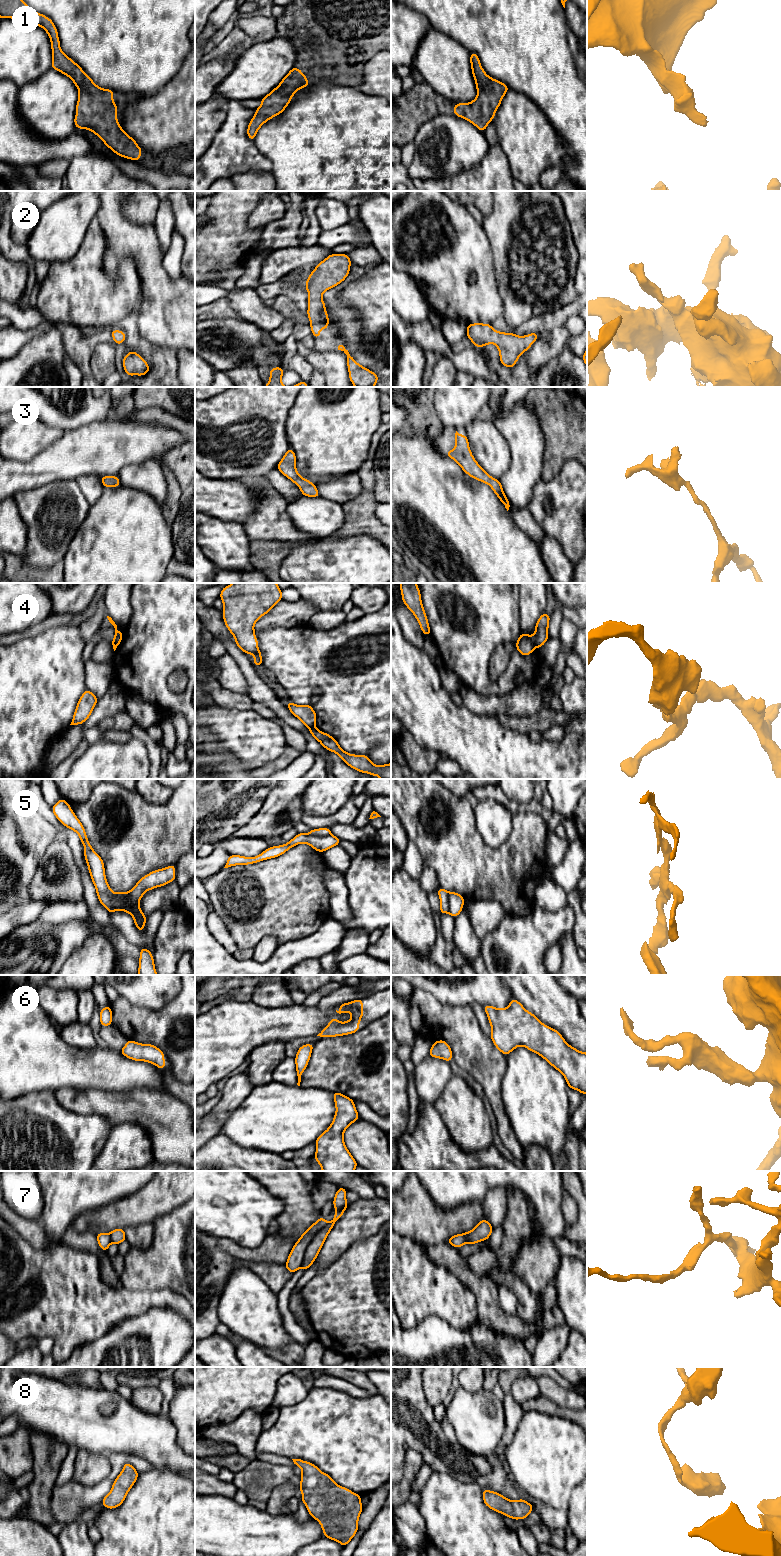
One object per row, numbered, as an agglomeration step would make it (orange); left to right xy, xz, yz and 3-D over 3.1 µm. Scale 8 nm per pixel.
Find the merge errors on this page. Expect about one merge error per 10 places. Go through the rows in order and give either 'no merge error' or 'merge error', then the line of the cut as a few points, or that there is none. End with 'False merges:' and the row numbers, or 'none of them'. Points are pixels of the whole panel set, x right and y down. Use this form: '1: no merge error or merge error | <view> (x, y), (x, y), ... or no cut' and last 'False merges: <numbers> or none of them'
1: no merge error | no cut
2: no merge error | no cut
3: no merge error | no cut
4: merge error | yz (532, 636), (536, 646)
5: no merge error | no cut
6: no merge error | no cut
7: no merge error | no cut
8: no merge error | no cut
False merges: 4

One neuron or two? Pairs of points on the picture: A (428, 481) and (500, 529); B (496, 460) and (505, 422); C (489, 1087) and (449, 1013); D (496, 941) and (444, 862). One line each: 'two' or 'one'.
A: one
B: two
C: one
D: two

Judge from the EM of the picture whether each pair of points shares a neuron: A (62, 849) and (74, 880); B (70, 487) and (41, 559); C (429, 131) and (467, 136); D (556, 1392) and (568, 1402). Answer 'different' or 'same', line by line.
A: same
B: same
C: same
D: same

